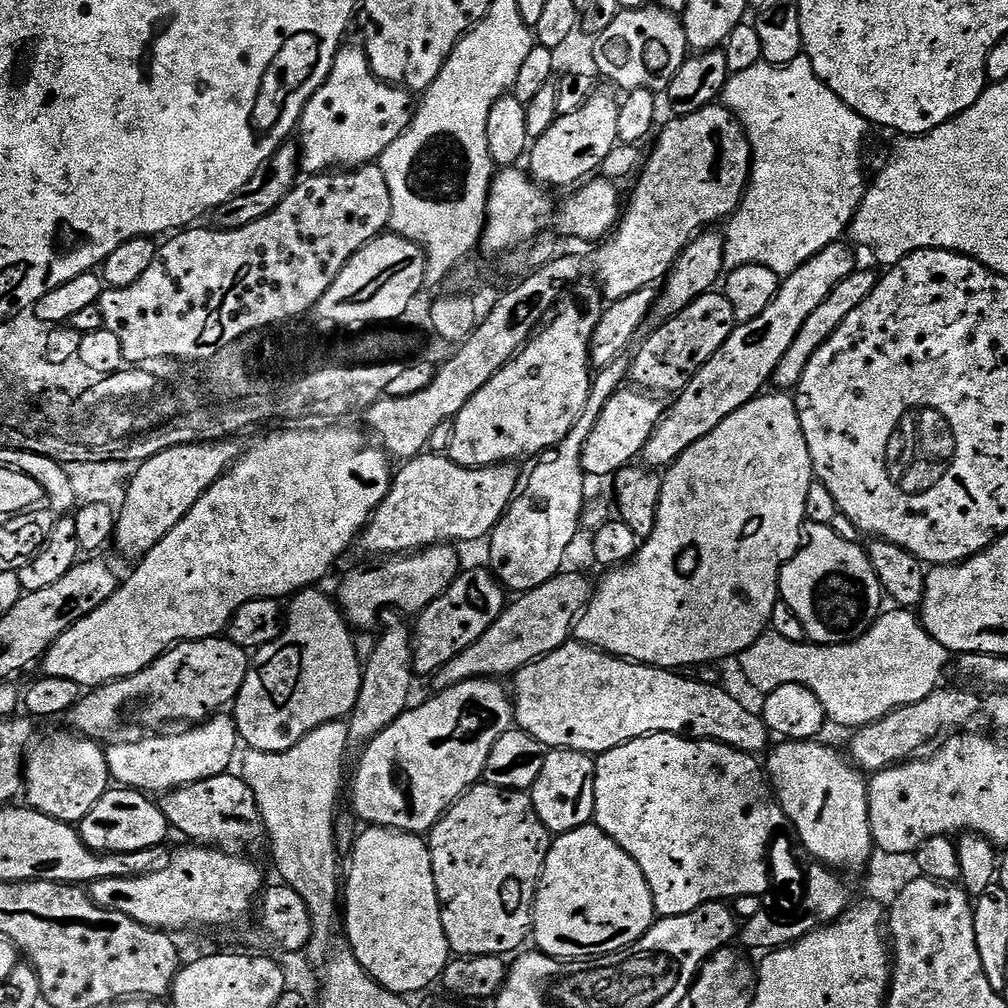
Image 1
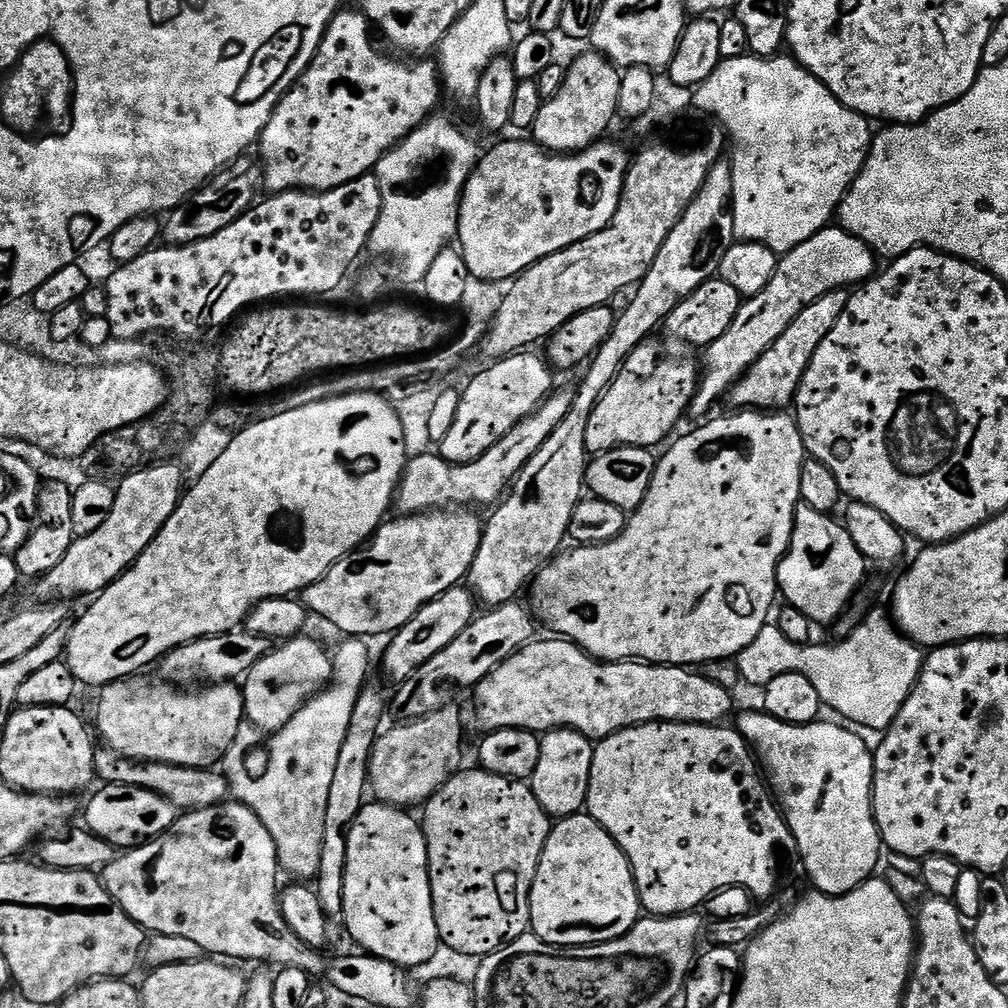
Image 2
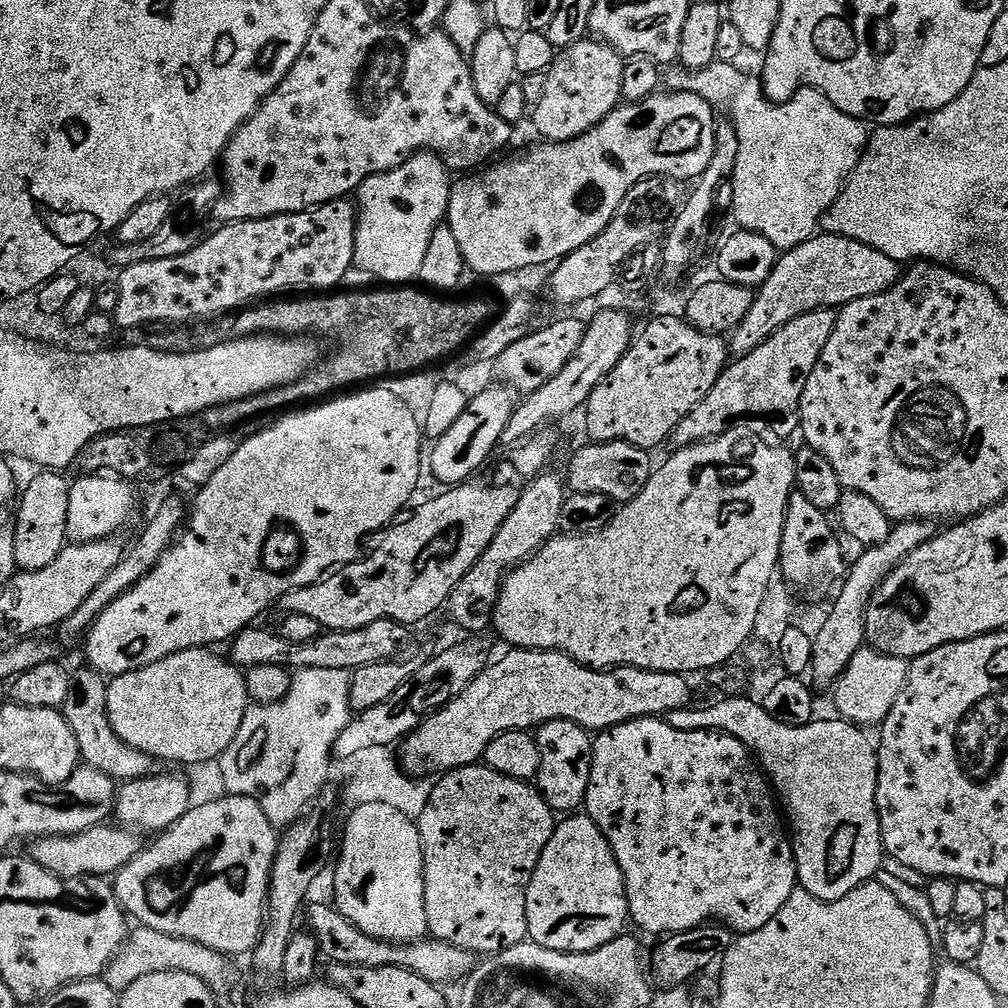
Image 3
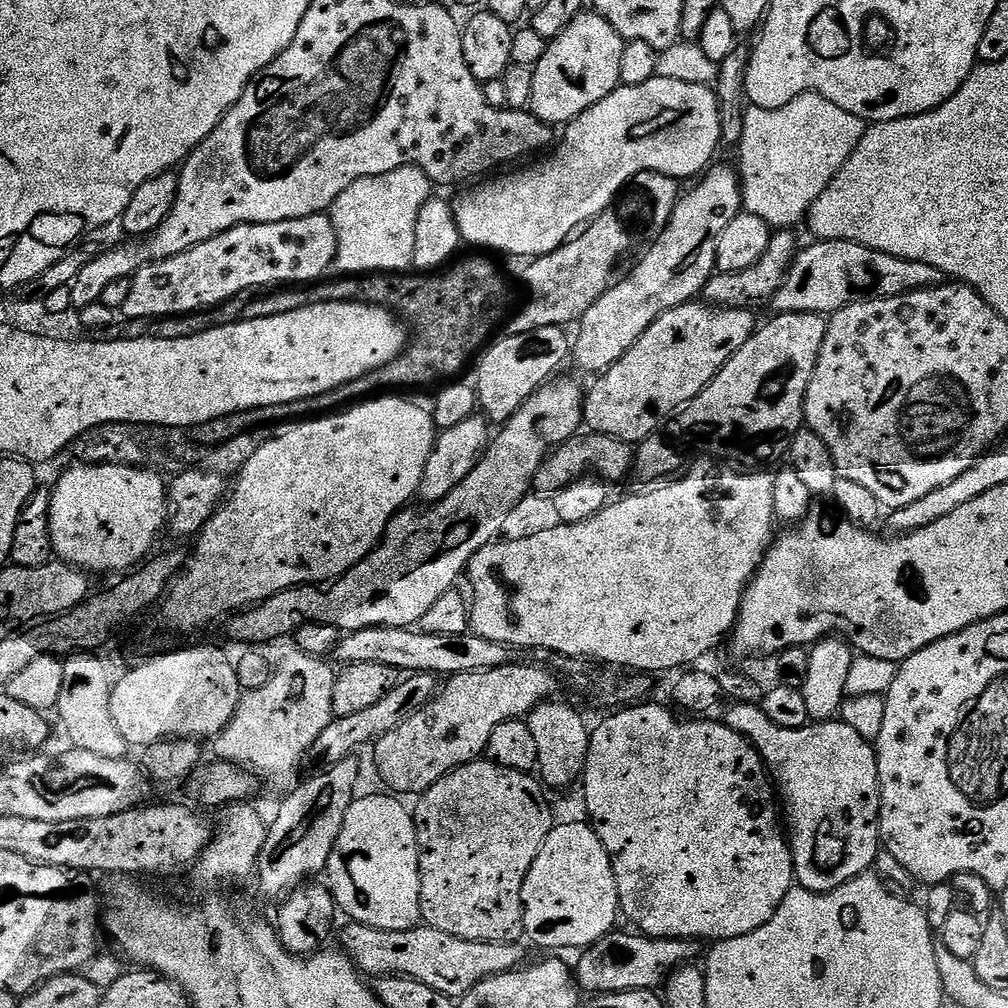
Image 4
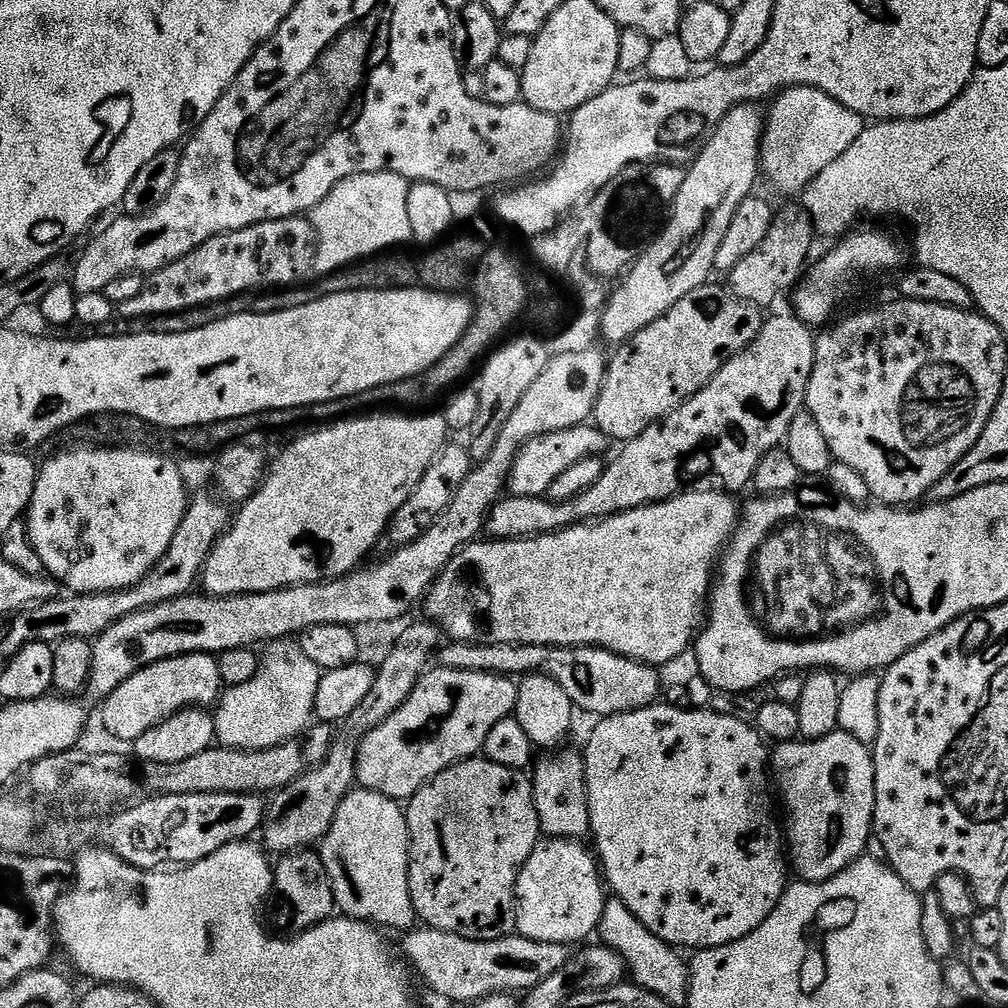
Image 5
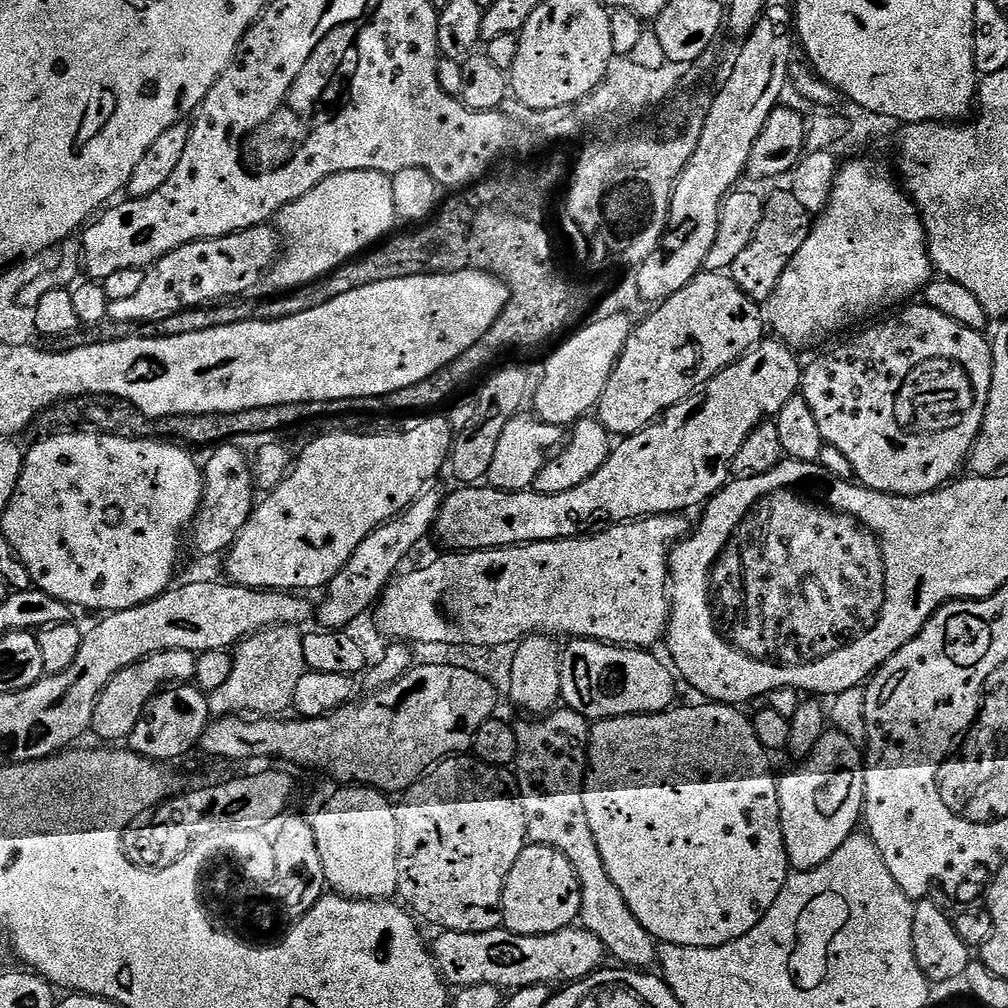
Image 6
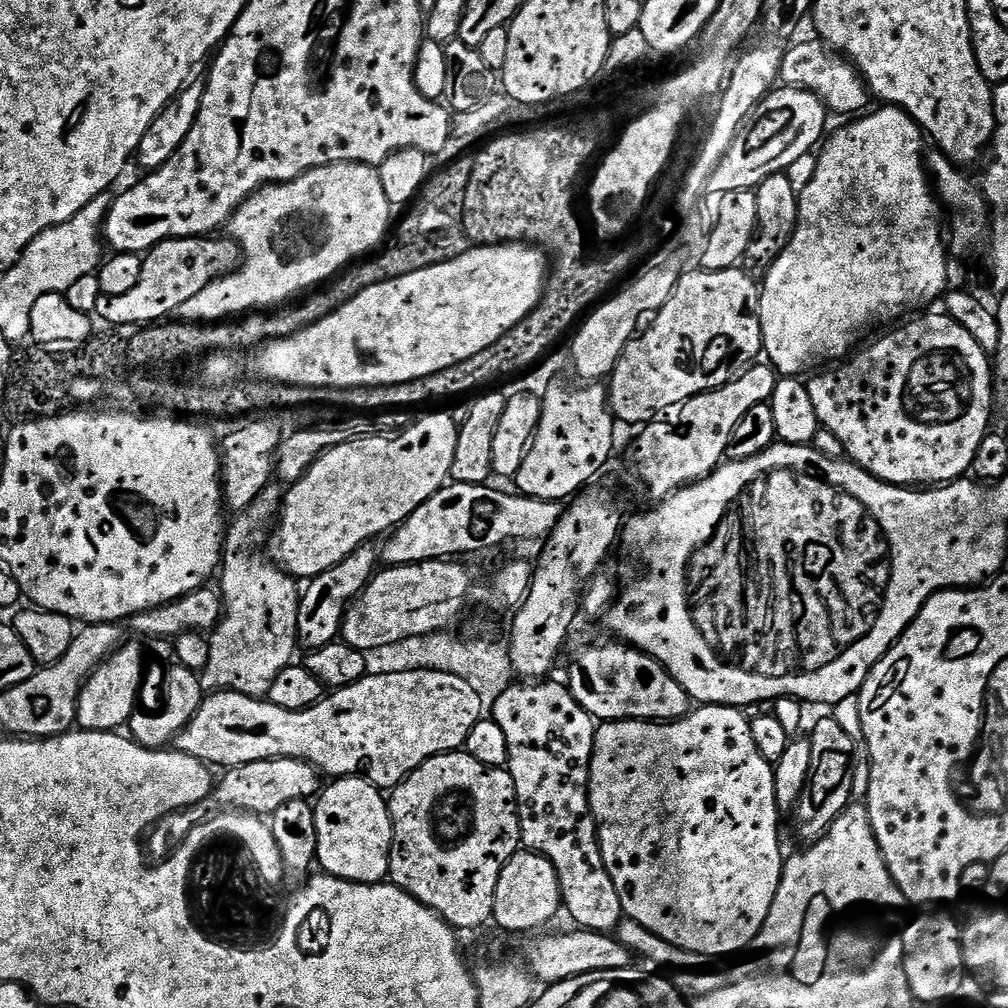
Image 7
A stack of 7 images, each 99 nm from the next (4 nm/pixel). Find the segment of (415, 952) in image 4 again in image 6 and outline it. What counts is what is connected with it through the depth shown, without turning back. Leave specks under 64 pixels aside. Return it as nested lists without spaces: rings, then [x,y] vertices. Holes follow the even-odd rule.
[[[503,926],[489,932],[441,931],[437,936],[440,937],[430,944],[432,955],[436,957],[440,975],[456,990],[483,984],[501,990],[535,984],[564,986],[601,971],[603,960],[606,960],[602,938],[598,938],[598,934],[590,934],[590,930],[583,926],[563,928],[554,934],[541,936],[514,934]]]

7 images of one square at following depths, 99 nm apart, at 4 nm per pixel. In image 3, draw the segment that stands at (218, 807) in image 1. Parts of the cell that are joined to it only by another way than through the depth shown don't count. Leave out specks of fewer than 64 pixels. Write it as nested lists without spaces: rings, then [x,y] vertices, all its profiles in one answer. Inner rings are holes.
[[[81,666],[70,675],[70,690],[66,694],[62,711],[66,722],[70,722],[70,730],[74,730],[80,759],[87,767],[94,768],[117,782],[147,780],[148,777],[157,775],[158,762],[150,754],[140,752],[134,746],[122,742],[118,734],[114,734],[108,717],[108,685],[109,681],[105,677],[87,666]]]

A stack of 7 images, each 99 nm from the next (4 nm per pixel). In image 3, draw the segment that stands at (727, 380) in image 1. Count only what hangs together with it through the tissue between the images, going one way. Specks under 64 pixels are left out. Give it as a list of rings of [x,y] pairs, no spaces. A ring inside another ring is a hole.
[[[817,234],[797,248],[787,249],[777,259],[770,278],[756,292],[750,314],[731,333],[731,351],[736,356],[744,356],[763,340],[769,340],[779,328],[808,312],[839,310],[858,298],[888,292],[901,275],[899,260],[886,258],[886,254],[845,236]]]

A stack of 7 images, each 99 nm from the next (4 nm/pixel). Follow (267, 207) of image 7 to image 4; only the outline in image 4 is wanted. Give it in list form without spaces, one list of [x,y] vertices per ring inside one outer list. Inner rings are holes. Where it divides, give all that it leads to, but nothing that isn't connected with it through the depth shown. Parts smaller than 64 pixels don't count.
[[[399,168],[356,180],[330,209],[336,231],[335,271],[340,274],[400,274],[412,268],[418,210],[433,199],[434,185],[420,168]]]

